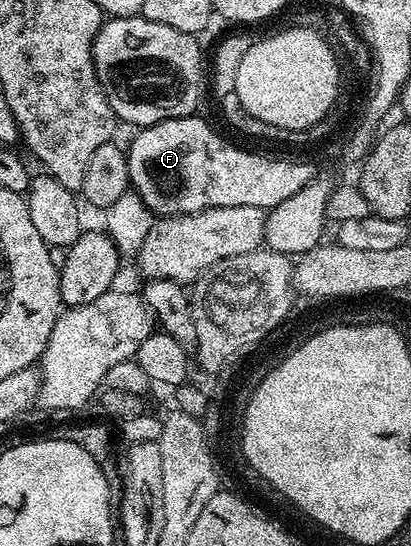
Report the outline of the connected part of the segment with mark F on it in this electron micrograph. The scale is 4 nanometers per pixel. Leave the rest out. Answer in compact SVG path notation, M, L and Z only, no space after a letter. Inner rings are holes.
M194 114L155 123L152 127L137 130L132 144L127 144L131 190L142 197L153 216L193 215L206 209L230 205L254 205L271 209L286 201L286 197L294 197L298 189L312 182L312 163L295 163L292 159L271 159L268 155L255 155L252 151L243 151L242 148L227 143L206 120L200 118L199 114Z

